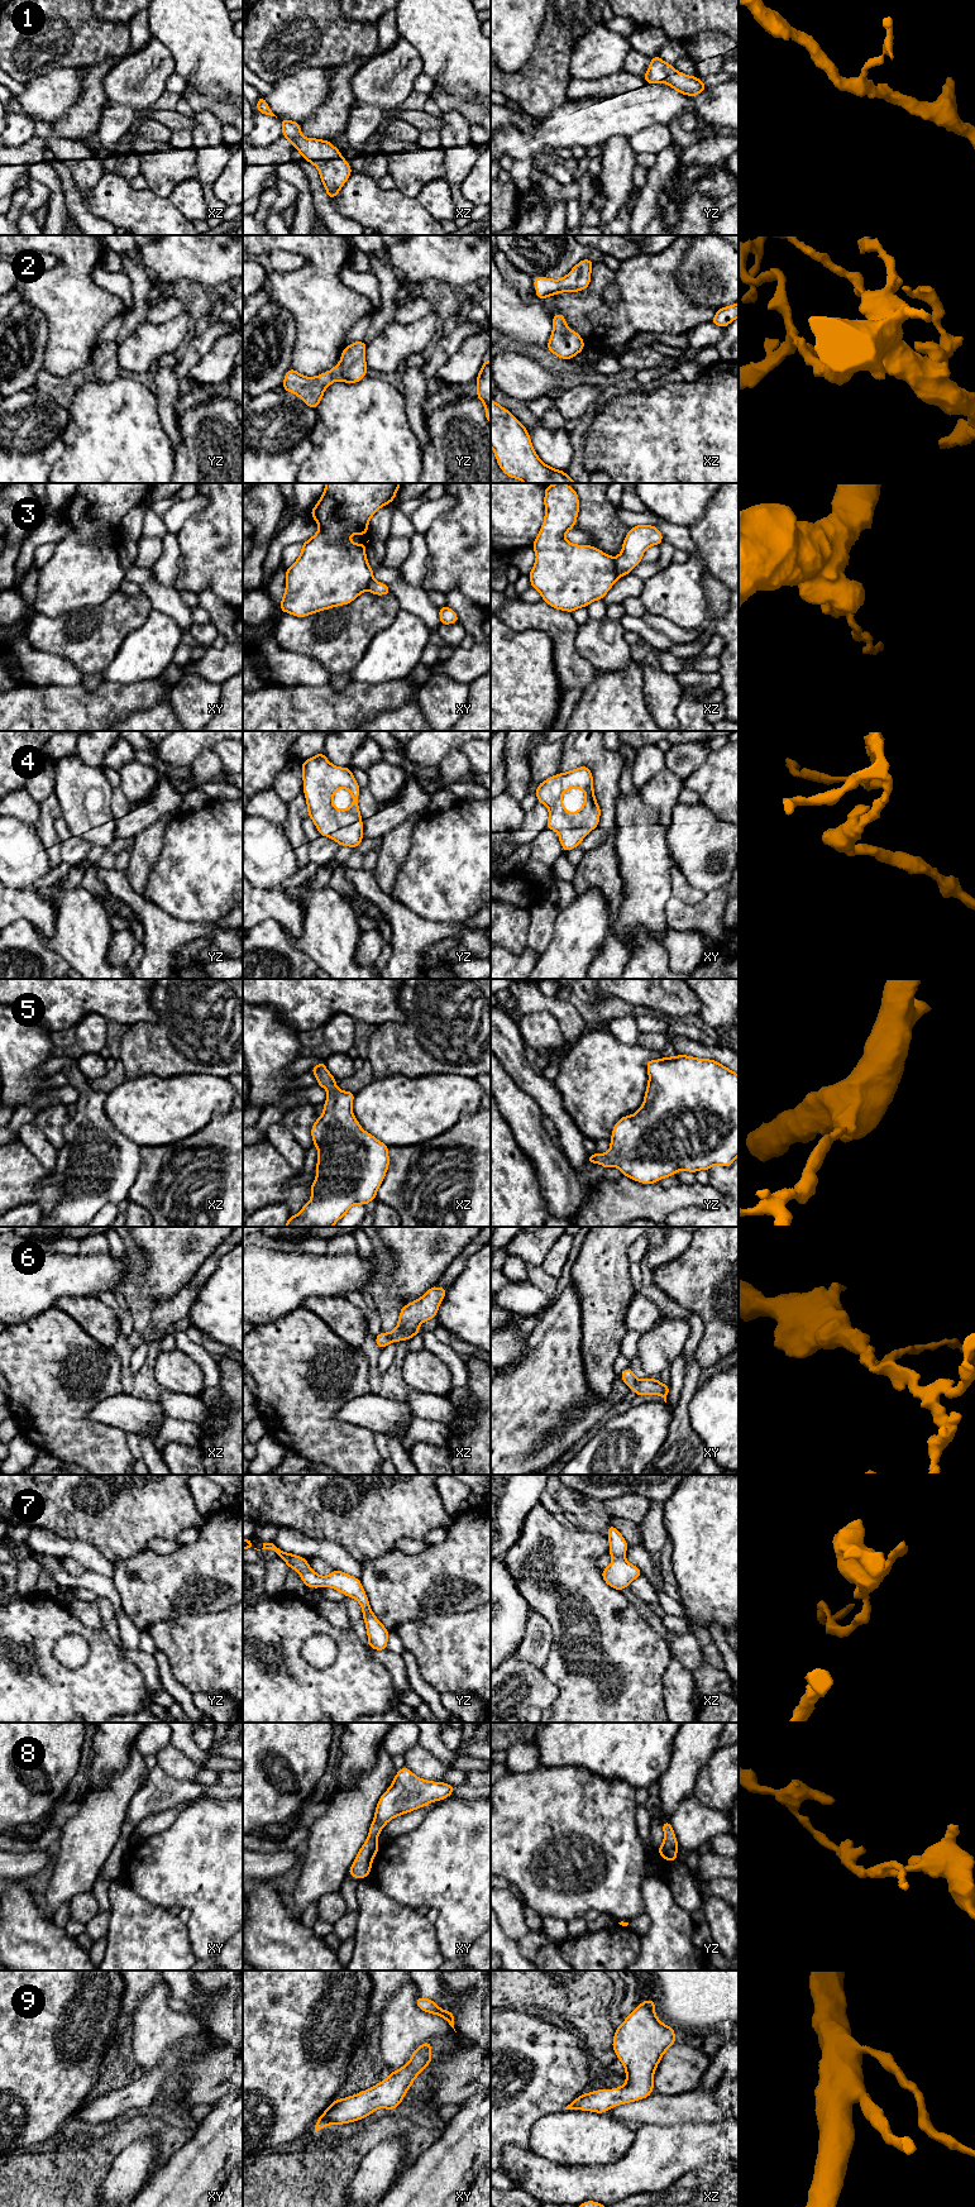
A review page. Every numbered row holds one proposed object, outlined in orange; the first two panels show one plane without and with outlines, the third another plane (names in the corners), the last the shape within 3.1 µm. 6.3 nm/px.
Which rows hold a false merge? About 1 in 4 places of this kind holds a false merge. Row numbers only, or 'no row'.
3

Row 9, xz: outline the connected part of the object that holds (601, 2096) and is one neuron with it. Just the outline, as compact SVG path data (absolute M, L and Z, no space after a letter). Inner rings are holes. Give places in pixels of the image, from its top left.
M645 2000L616 2027L612 2048L626 2070L626 2083L615 2089L583 2093L565 2110L597 2113L646 2098L654 2089L654 2073L664 2053L675 2044L674 2029L655 2015L655 2002Z

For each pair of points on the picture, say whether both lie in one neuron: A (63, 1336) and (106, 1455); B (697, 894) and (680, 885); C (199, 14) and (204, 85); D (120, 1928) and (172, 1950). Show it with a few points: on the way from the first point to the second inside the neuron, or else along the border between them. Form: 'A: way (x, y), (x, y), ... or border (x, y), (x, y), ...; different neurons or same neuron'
A: way (49, 1365), (52, 1400), (77, 1426); same neuron
B: way (693, 894), (684, 889); same neuron
C: way (199, 32), (204, 46), (204, 67); same neuron
D: way (133, 1931), (152, 1950), (159, 1950); same neuron

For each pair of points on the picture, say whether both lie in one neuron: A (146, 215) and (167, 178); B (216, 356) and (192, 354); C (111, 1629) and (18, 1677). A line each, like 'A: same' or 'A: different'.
A: different
B: different
C: different

